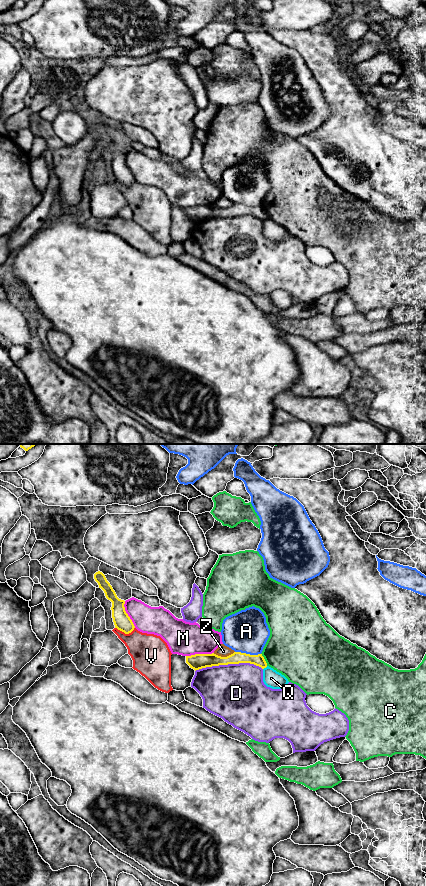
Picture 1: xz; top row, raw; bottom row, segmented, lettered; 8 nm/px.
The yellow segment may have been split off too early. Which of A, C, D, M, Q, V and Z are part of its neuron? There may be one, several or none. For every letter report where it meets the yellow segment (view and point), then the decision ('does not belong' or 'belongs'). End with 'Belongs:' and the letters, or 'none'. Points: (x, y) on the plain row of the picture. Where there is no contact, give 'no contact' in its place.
A: xz (248, 206) | does not belong
C: xz (264, 211) | does not belong
D: xz (228, 215) | does not belong
M: xz (199, 206) | does not belong
Q: xz (265, 219) | does not belong
V: xz (125, 185) | does not belong
Z: xz (223, 209) | does not belong
Belongs: none

